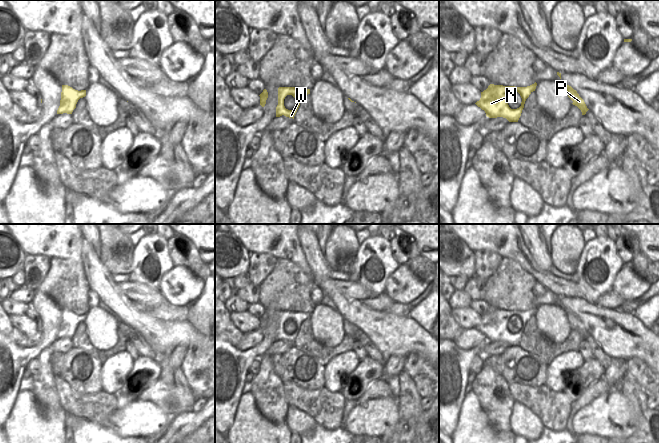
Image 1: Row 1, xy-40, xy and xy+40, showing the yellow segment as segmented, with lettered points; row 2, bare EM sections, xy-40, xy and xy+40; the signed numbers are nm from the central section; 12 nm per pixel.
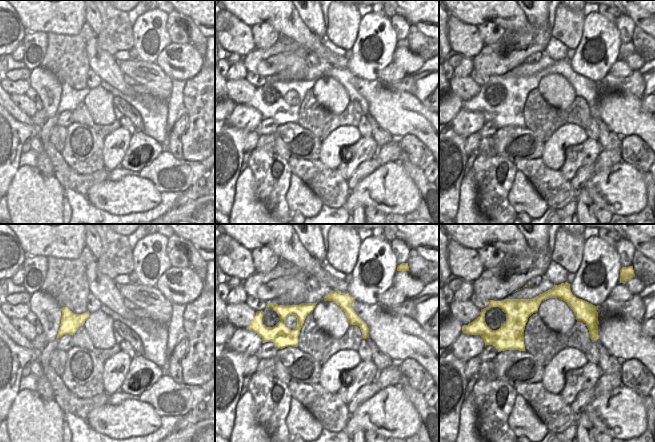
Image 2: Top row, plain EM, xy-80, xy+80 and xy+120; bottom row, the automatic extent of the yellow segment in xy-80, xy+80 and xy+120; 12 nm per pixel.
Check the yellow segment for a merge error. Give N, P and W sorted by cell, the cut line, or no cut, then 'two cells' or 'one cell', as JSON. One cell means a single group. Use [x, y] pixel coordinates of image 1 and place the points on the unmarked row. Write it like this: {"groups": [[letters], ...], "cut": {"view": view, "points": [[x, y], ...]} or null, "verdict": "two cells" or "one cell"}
{"groups": [["N", "P", "W"]], "cut": null, "verdict": "one cell"}

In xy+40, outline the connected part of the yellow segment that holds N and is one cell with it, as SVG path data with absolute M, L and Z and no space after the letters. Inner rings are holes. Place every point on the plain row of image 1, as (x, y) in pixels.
M536 306L527 311L490 308L486 314L481 316L481 322L475 328L484 334L489 342L503 341L509 346L518 346L525 325L535 315L536 310ZM514 315L518 316L522 322L521 330L517 333L511 333L508 329L508 322Z

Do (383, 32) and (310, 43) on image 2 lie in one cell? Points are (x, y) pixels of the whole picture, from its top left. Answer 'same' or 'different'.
different

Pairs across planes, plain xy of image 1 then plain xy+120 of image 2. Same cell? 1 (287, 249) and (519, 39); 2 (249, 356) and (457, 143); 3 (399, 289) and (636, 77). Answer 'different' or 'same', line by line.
1: different
2: same
3: different

